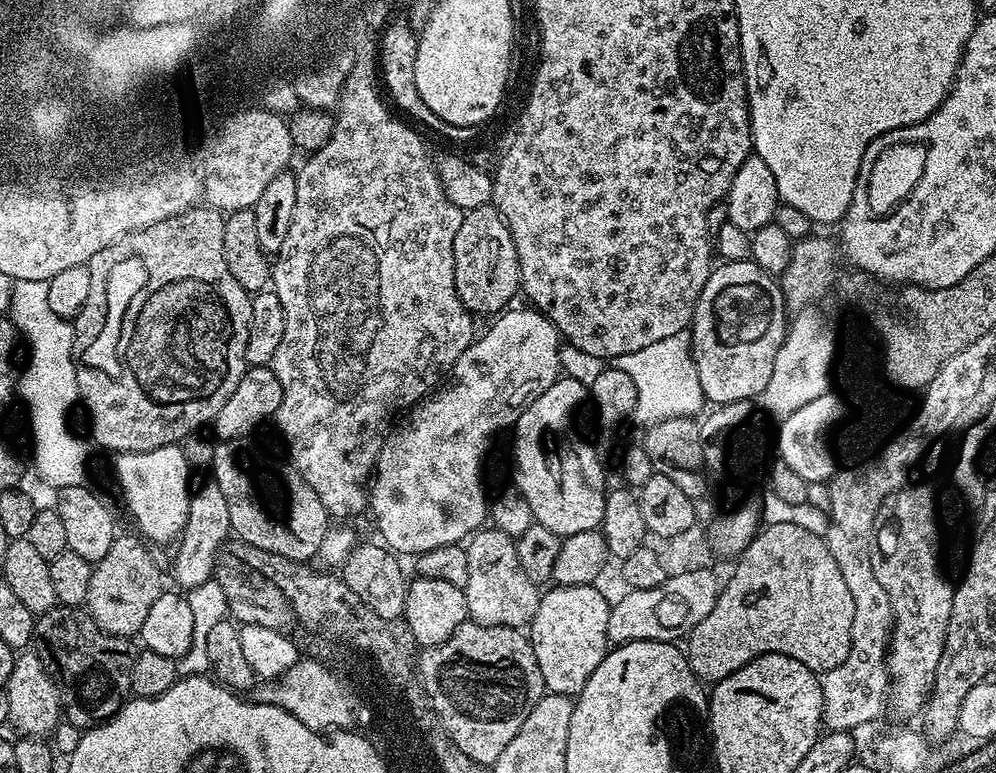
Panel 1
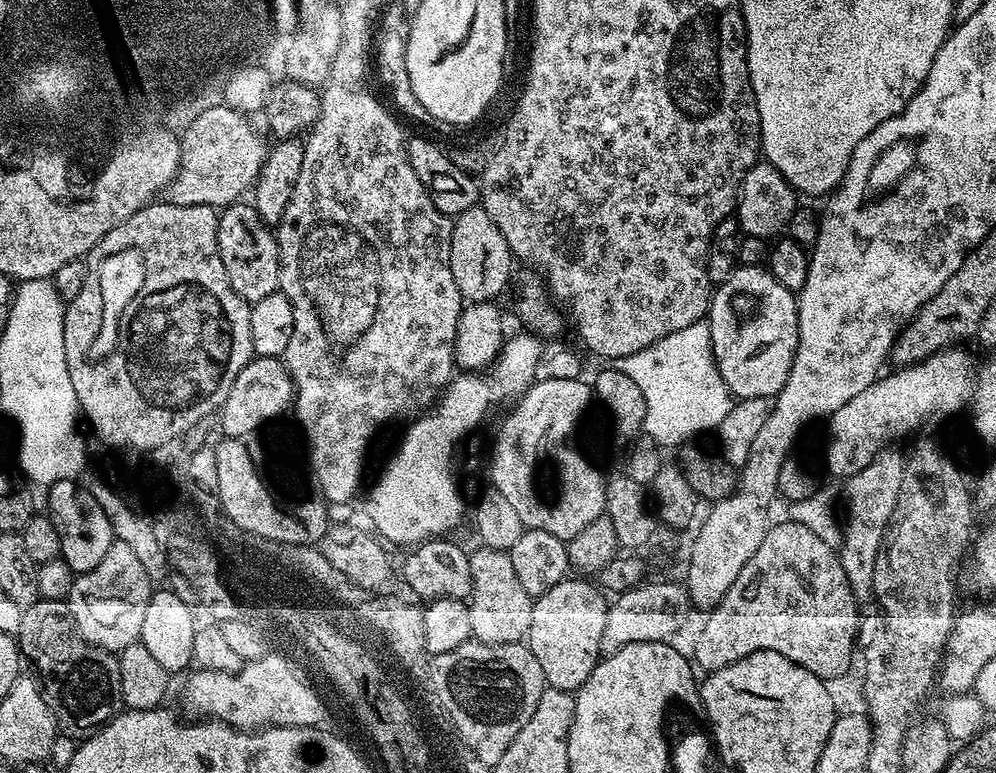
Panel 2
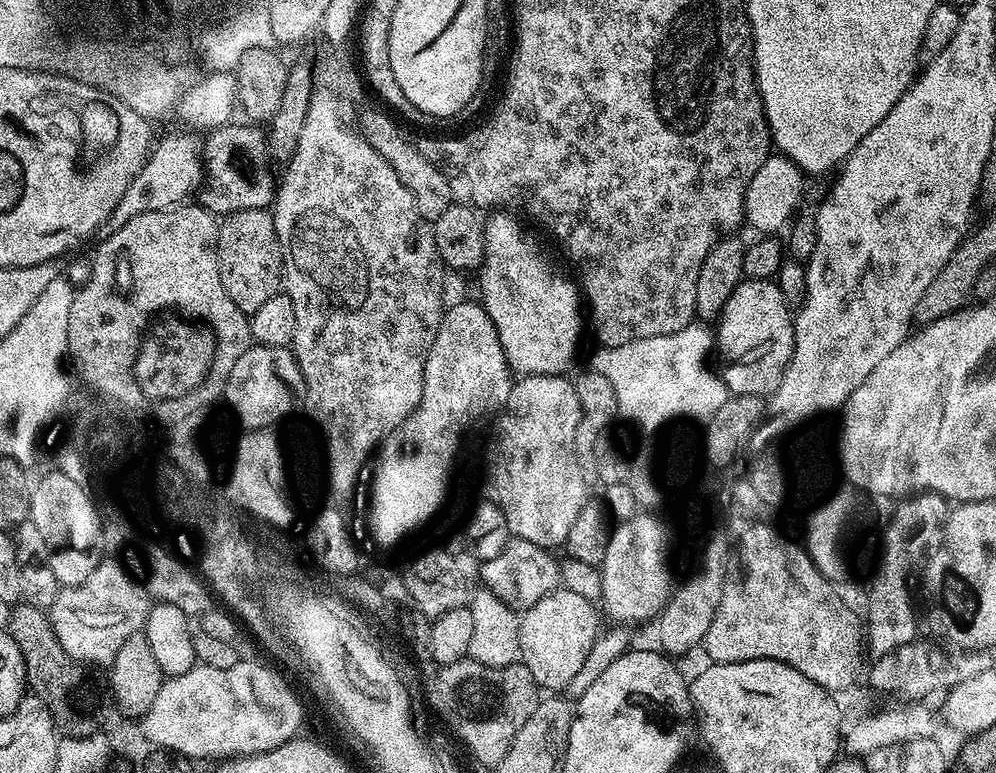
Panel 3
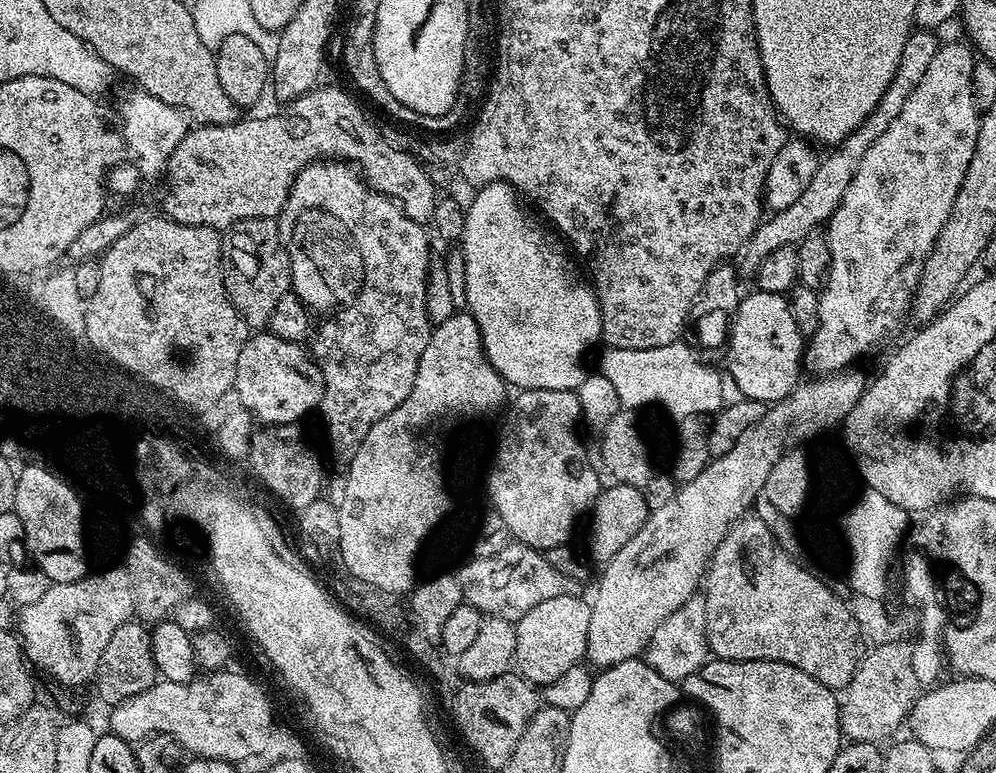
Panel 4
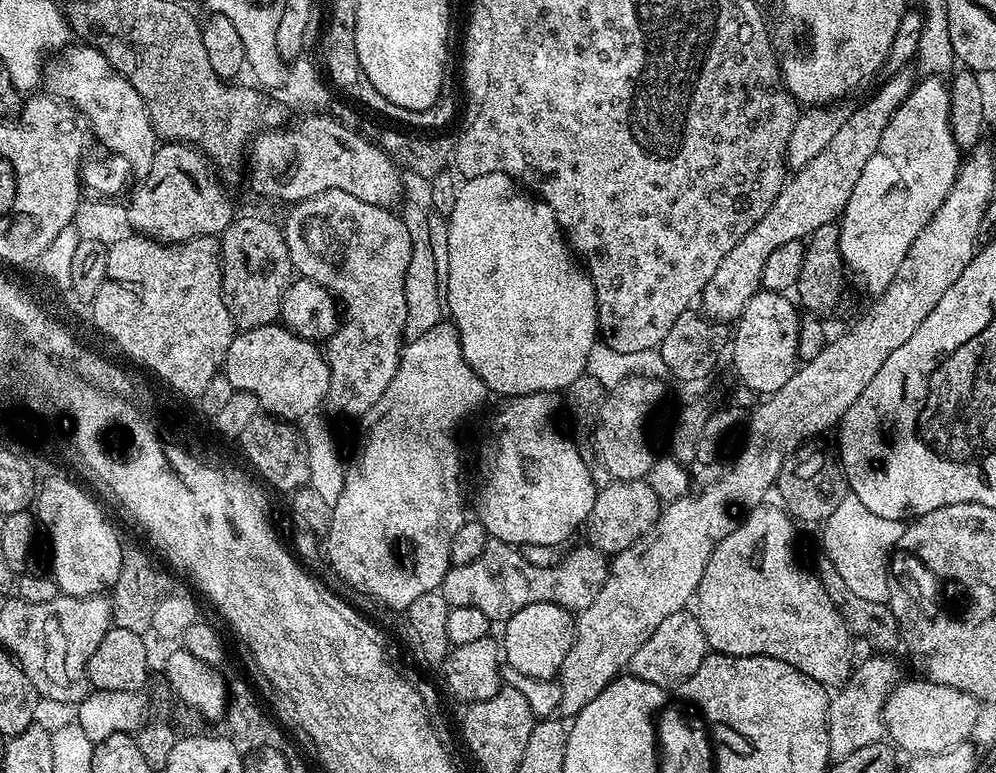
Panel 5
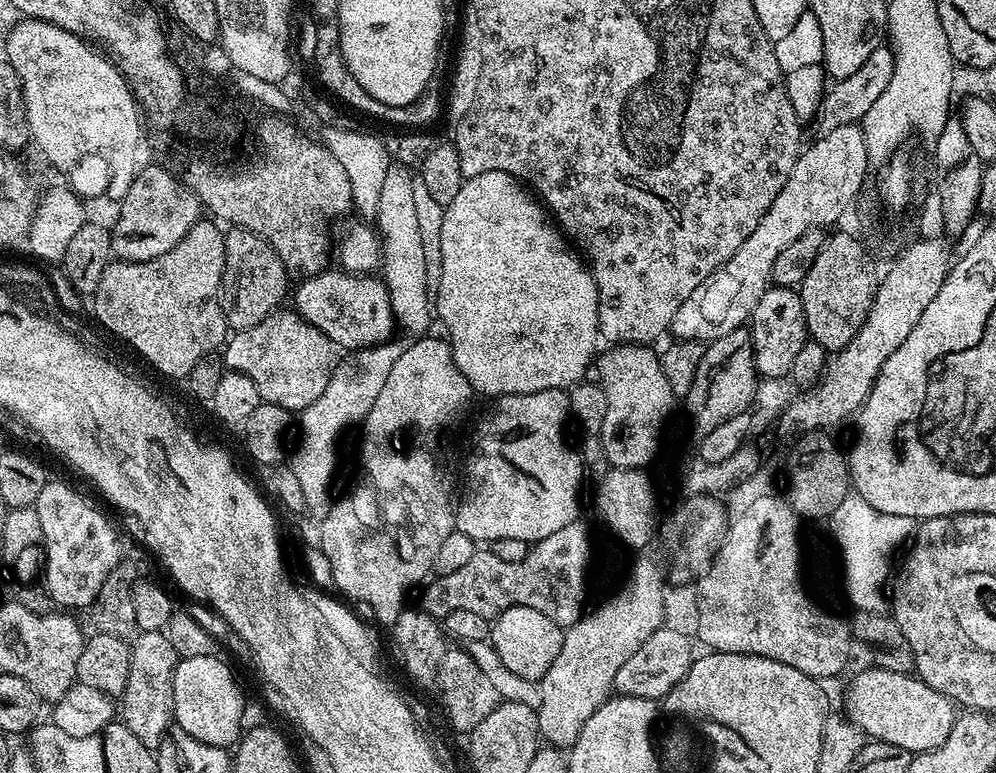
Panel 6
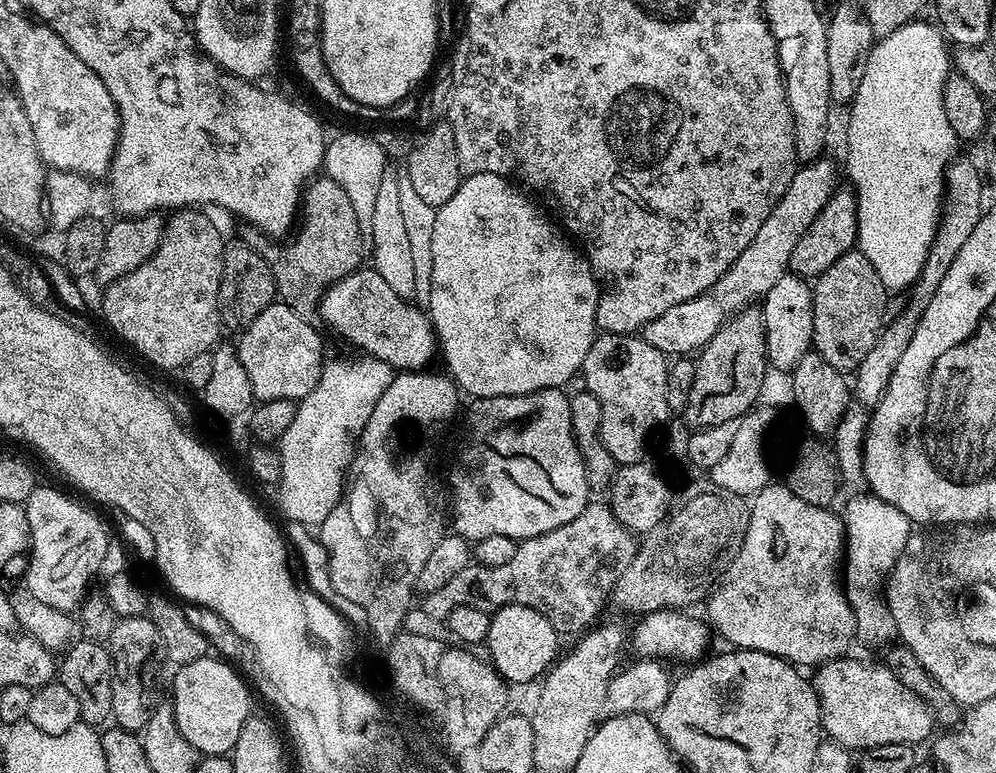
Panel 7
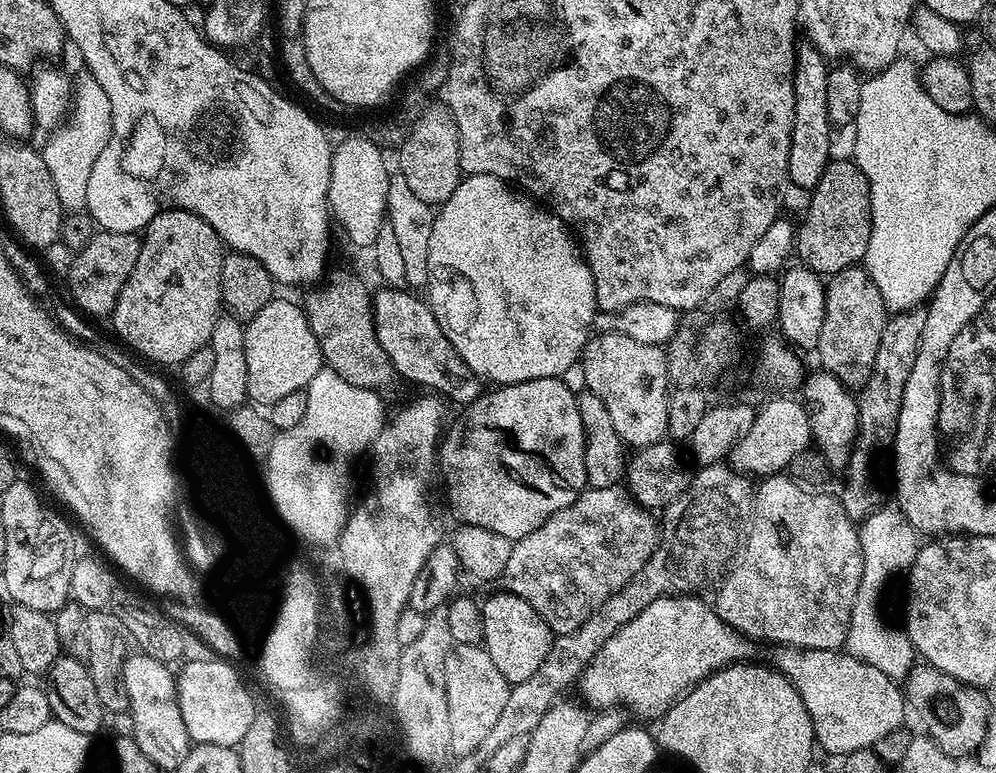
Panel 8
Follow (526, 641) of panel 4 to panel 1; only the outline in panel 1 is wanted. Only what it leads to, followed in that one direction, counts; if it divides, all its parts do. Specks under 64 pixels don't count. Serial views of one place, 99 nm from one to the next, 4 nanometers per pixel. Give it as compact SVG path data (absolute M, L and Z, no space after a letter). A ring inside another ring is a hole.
M593 585L552 586L541 595L530 625L530 639L544 686L559 696L577 697L610 650L607 634L609 605Z

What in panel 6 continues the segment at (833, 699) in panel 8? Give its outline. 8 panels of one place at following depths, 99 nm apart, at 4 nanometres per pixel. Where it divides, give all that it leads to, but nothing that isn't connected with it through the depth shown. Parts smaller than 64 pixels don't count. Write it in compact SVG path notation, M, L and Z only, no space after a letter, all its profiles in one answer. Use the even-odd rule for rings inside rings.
M867 667L849 682L848 693L844 696L842 712L850 723L865 737L902 746L902 750L913 754L932 752L942 746L958 715L952 701L926 686L926 682L915 674Z

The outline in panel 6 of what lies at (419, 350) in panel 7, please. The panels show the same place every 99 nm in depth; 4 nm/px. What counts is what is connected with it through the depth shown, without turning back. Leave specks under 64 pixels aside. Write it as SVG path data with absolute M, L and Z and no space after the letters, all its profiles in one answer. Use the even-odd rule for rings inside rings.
M325 270L315 276L303 277L297 288L295 285L295 312L310 322L310 326L322 330L322 334L326 334L326 338L337 349L363 350L391 340L394 335L394 319L390 294L383 279L372 274L332 271Z

